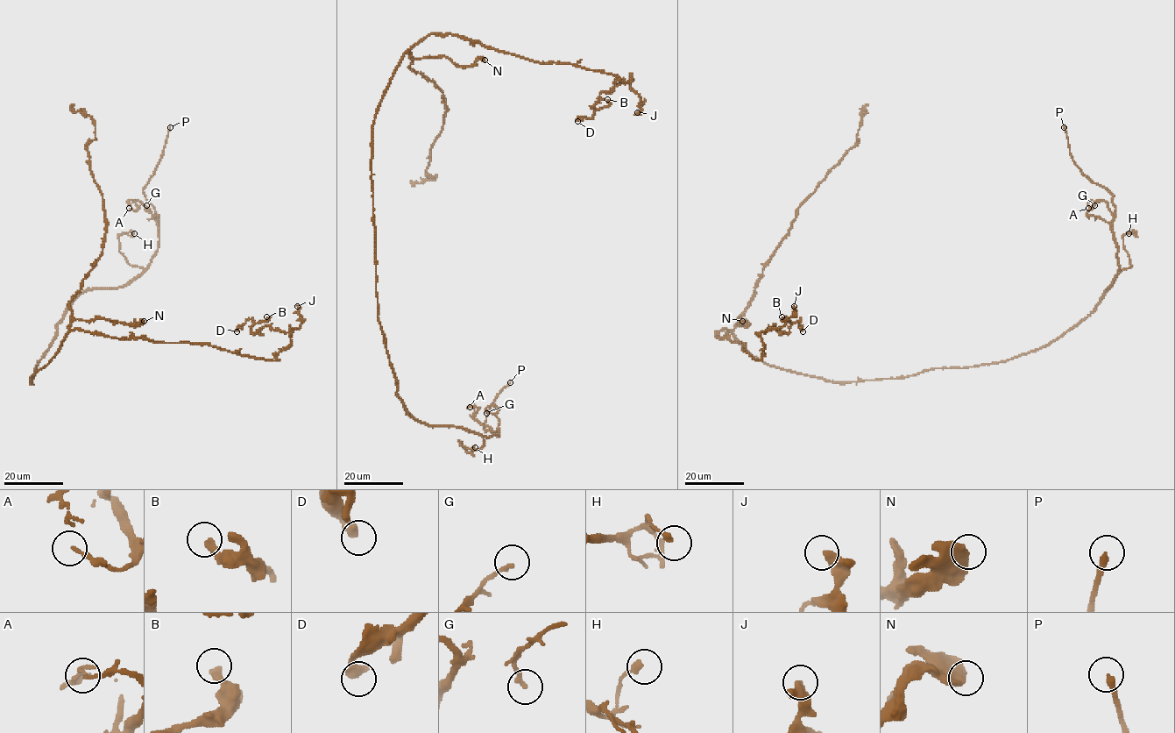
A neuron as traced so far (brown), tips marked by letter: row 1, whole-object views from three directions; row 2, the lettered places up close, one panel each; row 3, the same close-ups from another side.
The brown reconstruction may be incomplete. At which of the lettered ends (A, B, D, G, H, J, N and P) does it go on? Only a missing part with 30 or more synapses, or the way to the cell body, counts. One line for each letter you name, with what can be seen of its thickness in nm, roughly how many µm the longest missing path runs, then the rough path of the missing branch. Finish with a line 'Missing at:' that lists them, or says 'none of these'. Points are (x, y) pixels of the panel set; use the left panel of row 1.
P: calibre 280 nm; missing 9 µm; course (170, 127), (172, 112), (165, 108)
Missing at: P

